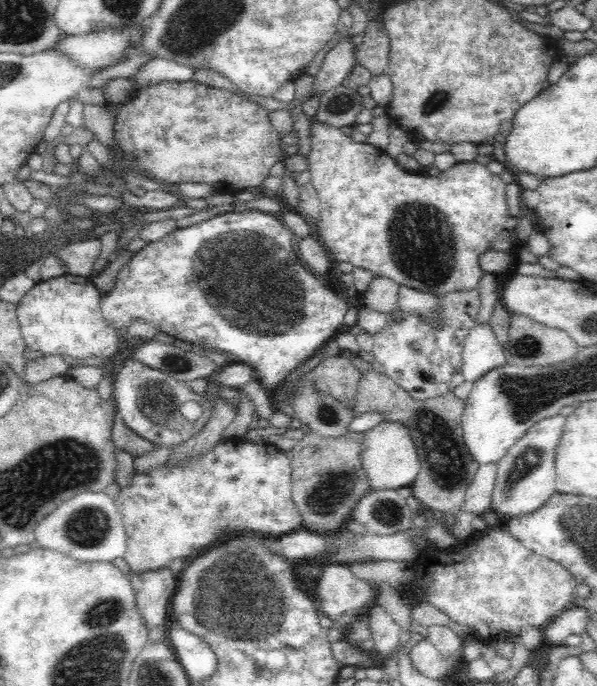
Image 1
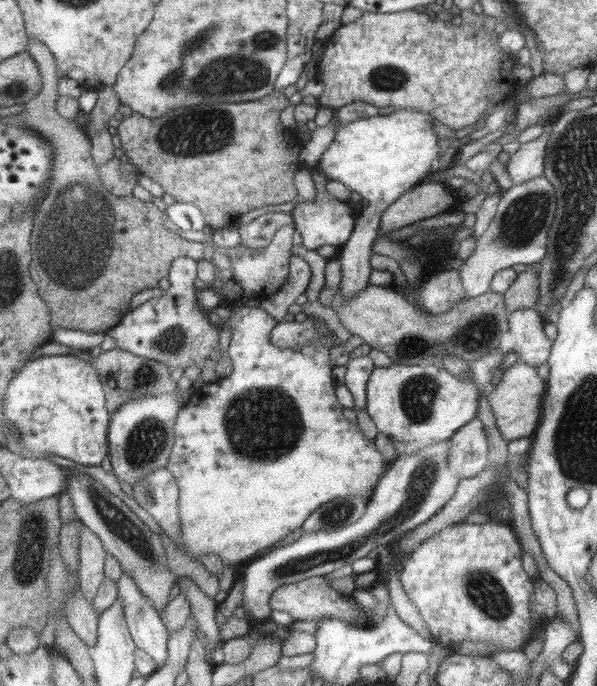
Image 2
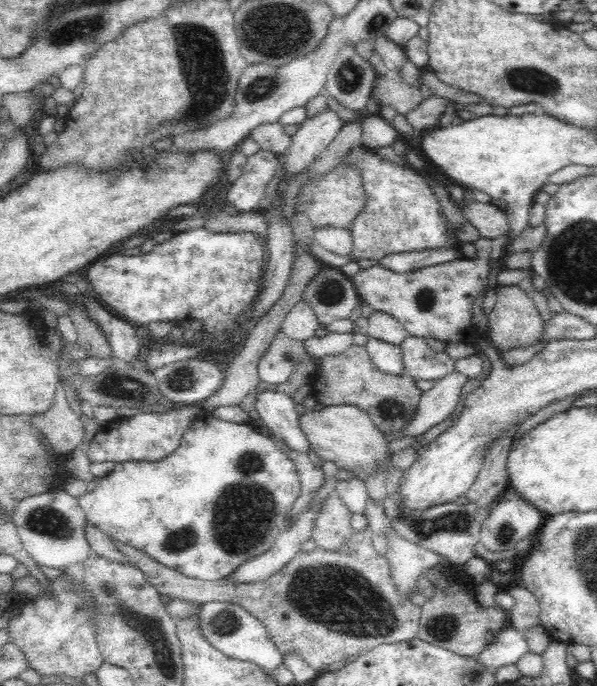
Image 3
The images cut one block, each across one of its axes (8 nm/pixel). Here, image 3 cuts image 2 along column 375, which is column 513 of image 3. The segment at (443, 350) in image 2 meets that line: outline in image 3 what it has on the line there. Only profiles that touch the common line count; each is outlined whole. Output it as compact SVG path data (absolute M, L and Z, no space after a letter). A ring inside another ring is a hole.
M498 285L496 302L488 314L488 333L490 344L502 354L513 348L531 346L540 343L545 325L536 309L531 295L524 292L518 285Z

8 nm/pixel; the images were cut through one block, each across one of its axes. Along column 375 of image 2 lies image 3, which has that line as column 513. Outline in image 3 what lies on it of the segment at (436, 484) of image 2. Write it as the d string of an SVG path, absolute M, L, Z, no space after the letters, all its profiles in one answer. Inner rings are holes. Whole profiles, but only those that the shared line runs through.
M511 484L506 487L480 530L479 542L492 552L513 550L518 542L535 534L547 516L522 499Z

